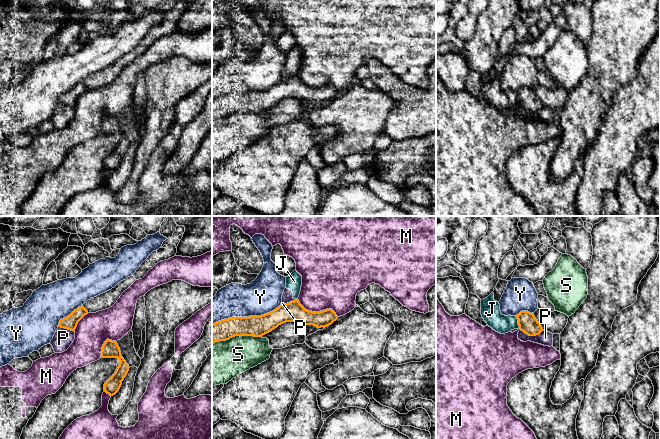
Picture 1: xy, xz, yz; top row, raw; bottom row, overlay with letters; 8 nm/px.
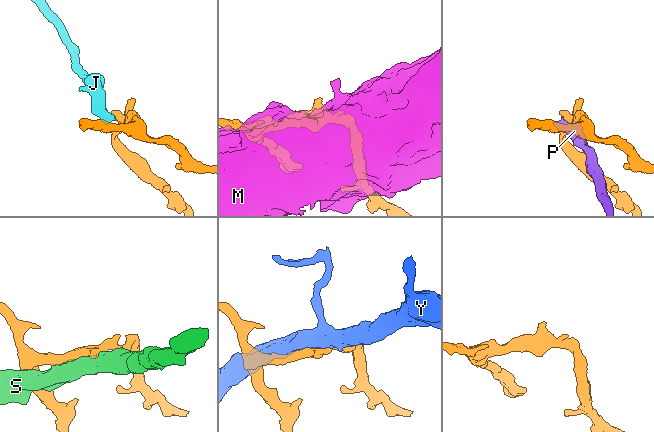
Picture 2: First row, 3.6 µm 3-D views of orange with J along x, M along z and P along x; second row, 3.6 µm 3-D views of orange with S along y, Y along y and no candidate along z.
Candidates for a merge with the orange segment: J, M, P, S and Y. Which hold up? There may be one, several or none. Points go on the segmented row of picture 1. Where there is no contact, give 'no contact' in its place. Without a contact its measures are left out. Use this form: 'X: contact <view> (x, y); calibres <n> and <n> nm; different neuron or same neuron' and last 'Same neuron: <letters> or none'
J: contact yz (518, 322); calibres 150 and 160 nm; different neuron
M: contact xz (317, 312); calibres 160 and 420 nm; different neuron
P: contact yz (532, 335); calibres 150 and 120 nm; different neuron
S: contact xz (236, 335); calibres 170 and 320 nm; different neuron
Y: contact xz (246, 317); calibres 170 and 280 nm; different neuron
Same neuron: none

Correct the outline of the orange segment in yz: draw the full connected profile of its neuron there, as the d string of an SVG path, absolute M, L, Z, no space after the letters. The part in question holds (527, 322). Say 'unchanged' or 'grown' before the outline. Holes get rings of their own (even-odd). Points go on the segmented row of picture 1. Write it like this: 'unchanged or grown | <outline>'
unchanged | M521 311L516 315L518 319L519 329L529 336L539 335L543 328L533 313Z

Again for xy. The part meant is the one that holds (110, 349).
unchanged | M109 339L105 341L102 346L101 357L118 358L120 361L115 373L104 384L104 391L110 396L113 396L119 391L122 381L126 377L130 367L122 357L120 348L116 341Z

